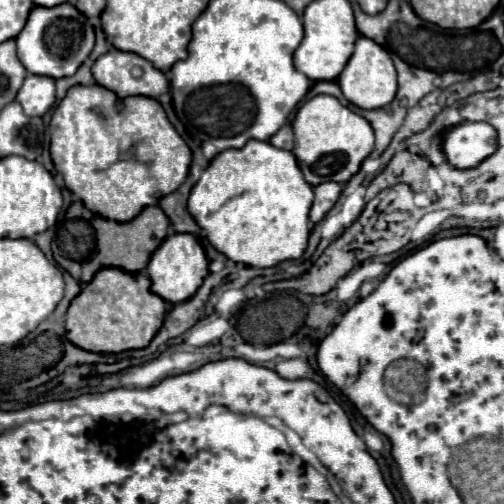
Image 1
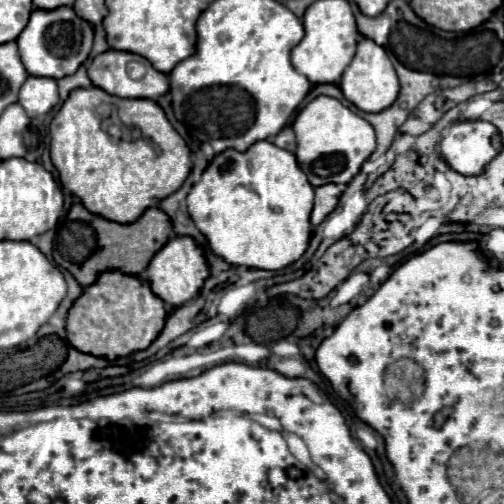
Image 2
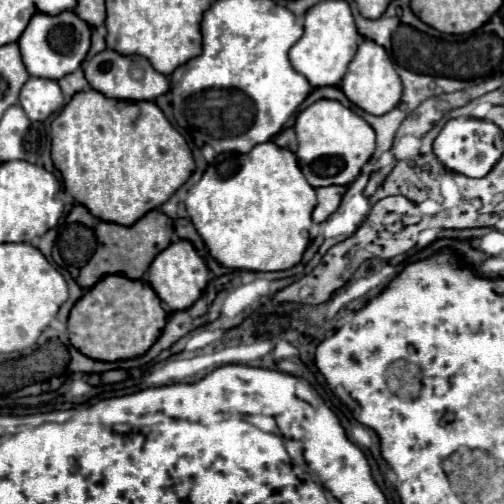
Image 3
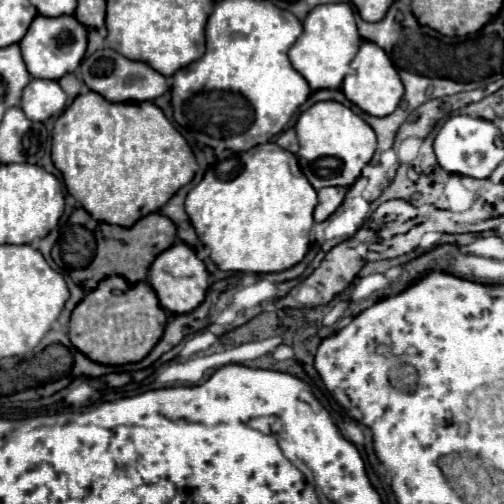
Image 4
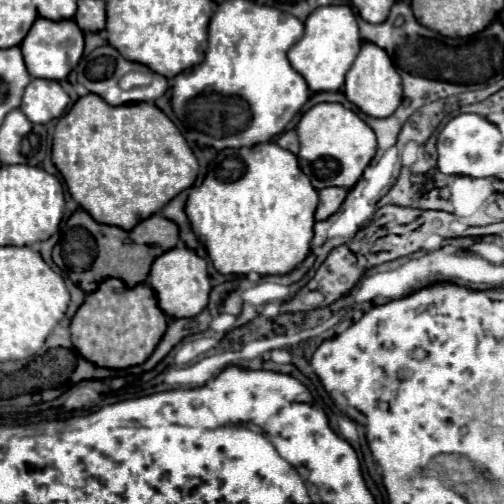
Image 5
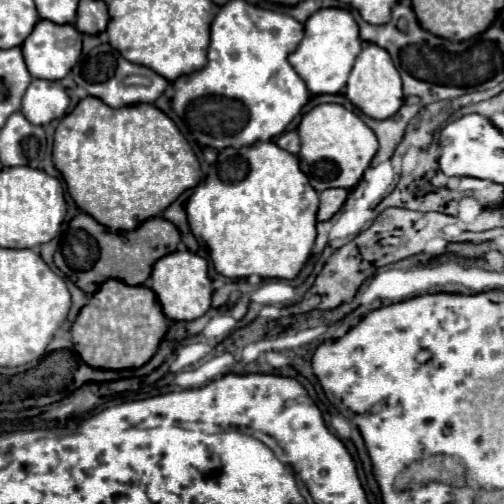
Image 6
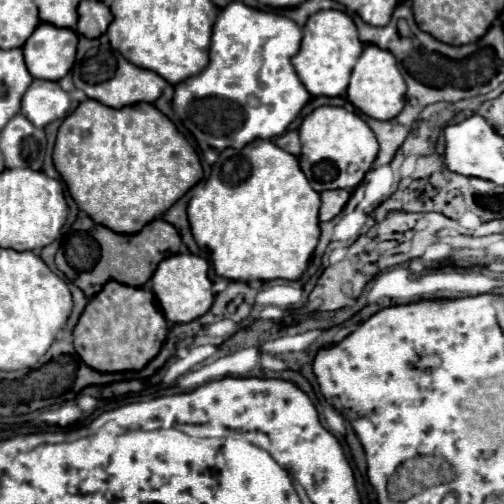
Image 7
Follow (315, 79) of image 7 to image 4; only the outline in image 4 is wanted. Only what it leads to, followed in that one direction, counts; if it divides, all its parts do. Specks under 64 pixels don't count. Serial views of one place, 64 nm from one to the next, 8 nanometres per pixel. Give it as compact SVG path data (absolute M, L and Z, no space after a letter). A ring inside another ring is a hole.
M332 2L320 4L308 12L304 20L304 32L288 50L288 58L292 66L306 78L312 90L322 88L340 88L344 76L348 74L350 62L356 56L362 38L356 30L354 12L346 2Z

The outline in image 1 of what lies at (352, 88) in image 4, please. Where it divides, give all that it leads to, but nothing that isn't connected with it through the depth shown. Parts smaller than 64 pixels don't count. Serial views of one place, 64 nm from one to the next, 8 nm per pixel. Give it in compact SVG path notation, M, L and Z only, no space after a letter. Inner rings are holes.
M360 36L354 44L354 54L350 56L342 74L338 76L338 84L342 88L344 98L348 102L352 102L354 106L364 108L364 110L382 108L382 106L390 104L396 94L396 68L392 64L388 52L384 52L384 48L380 48L374 40Z

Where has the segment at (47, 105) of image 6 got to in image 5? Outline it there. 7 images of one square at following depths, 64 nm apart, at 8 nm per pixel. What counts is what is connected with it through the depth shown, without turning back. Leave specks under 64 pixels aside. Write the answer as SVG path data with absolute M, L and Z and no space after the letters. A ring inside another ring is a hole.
M34 78L24 92L20 110L28 116L28 120L36 124L46 124L52 118L60 118L66 112L70 98L62 90L56 80L40 80Z

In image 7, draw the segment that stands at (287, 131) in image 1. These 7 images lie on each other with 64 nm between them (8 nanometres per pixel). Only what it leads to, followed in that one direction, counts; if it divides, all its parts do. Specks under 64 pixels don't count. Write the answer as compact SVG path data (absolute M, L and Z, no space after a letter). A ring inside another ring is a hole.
M288 130L288 132L284 132L282 136L278 136L278 138L276 138L276 144L278 144L282 150L286 150L286 152L290 152L290 154L294 154L294 156L300 154L300 138L298 138L298 132L296 132L296 130Z

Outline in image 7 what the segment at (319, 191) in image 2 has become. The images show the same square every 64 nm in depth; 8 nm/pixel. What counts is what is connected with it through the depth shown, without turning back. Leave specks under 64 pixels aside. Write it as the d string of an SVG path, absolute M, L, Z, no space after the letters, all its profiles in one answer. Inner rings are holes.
M326 190L320 194L322 198L322 208L320 208L320 220L332 220L336 214L340 214L340 210L346 206L350 192L348 190Z

